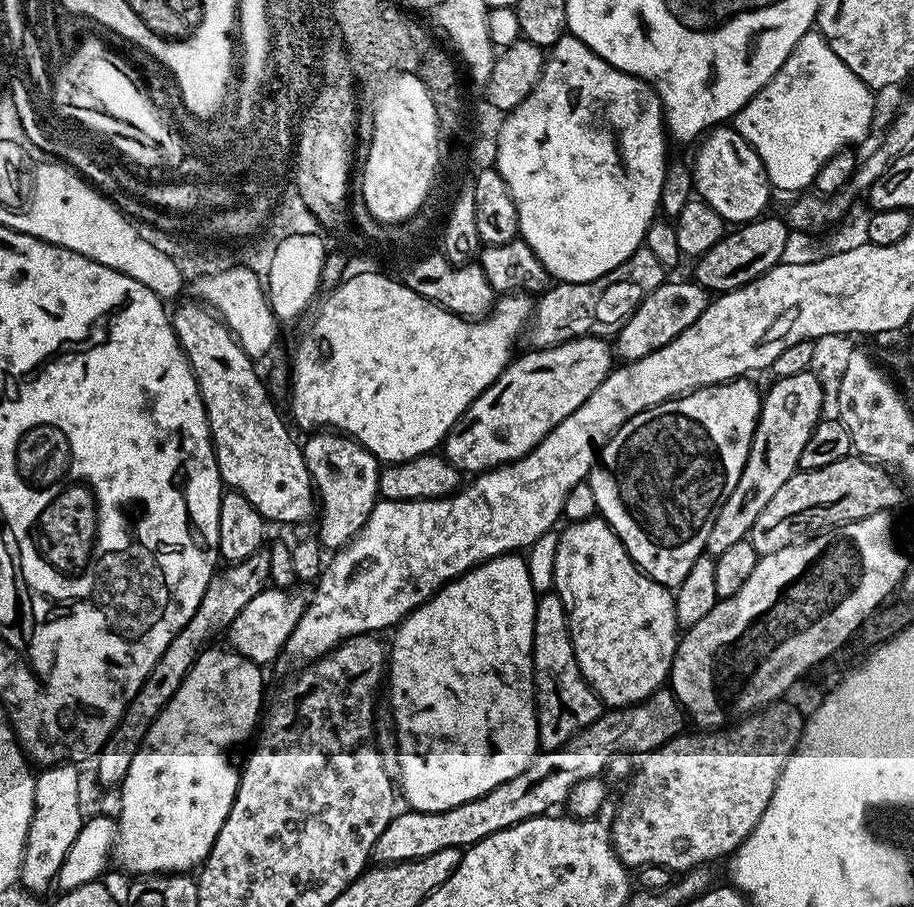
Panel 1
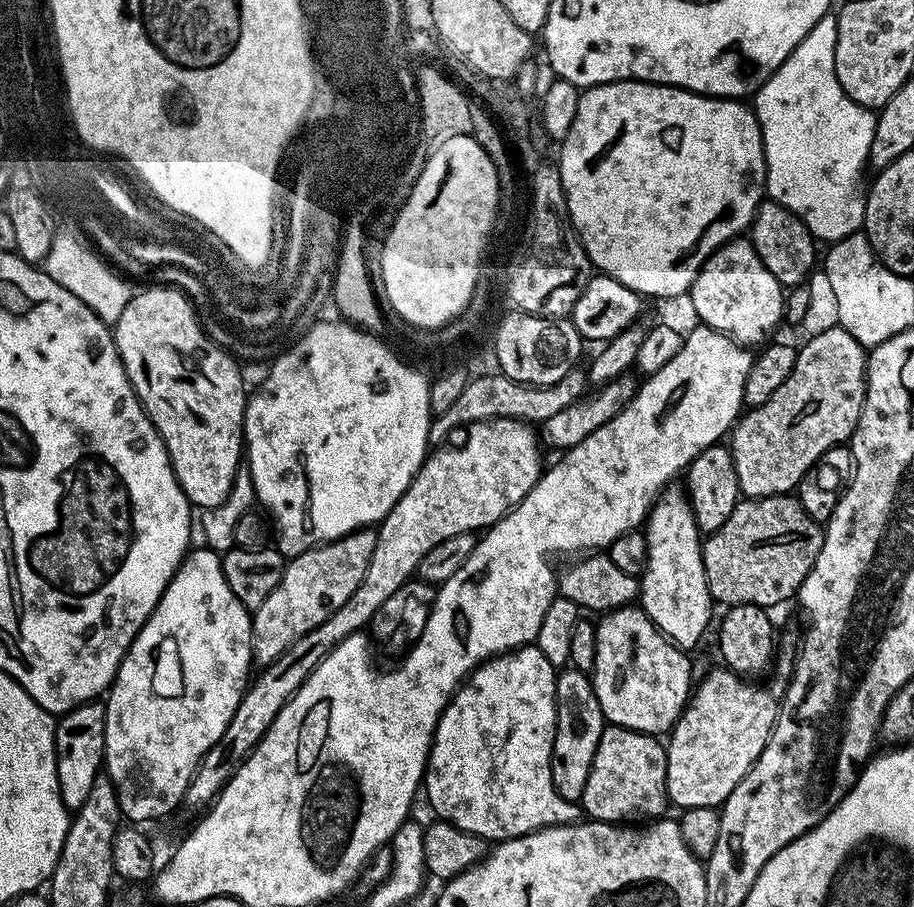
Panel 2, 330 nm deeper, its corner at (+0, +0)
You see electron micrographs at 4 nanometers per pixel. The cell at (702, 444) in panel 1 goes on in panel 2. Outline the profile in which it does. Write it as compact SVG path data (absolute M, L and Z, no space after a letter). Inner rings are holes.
M676 486L665 488L652 505L643 533L648 557L639 577L639 607L677 648L692 650L712 620L714 601L706 582L702 533L688 505L687 495L681 489L679 492Z

